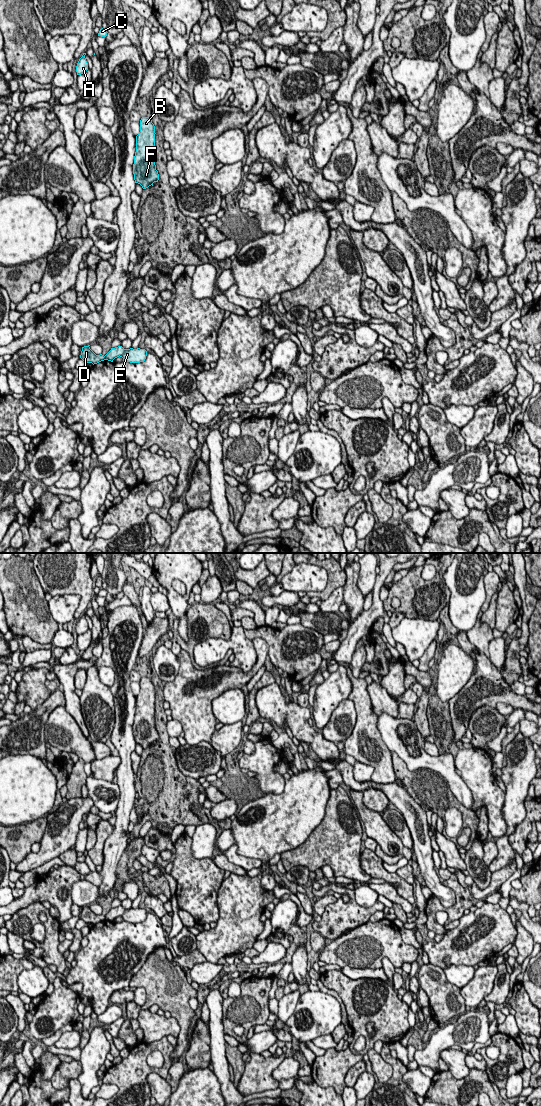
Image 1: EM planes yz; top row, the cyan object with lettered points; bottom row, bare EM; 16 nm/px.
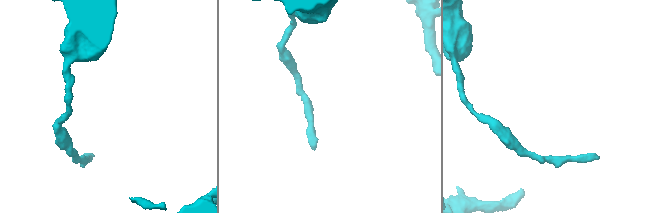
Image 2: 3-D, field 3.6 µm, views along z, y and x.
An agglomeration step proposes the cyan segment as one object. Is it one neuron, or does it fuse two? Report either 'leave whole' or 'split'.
split

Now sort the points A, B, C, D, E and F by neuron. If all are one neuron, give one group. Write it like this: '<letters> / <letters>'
A B C E F / D

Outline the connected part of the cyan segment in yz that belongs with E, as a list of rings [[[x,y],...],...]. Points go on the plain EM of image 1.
[[[122,906],[111,908],[111,910],[105,915],[105,920],[113,922],[117,917],[122,917],[123,921],[130,923],[144,922],[147,916],[145,909],[124,909]]]

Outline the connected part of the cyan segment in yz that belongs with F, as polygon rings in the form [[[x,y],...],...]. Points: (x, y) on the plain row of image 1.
[[[149,677],[140,680],[140,692],[136,696],[133,734],[135,743],[143,749],[158,742],[159,734],[155,725],[155,686]]]

